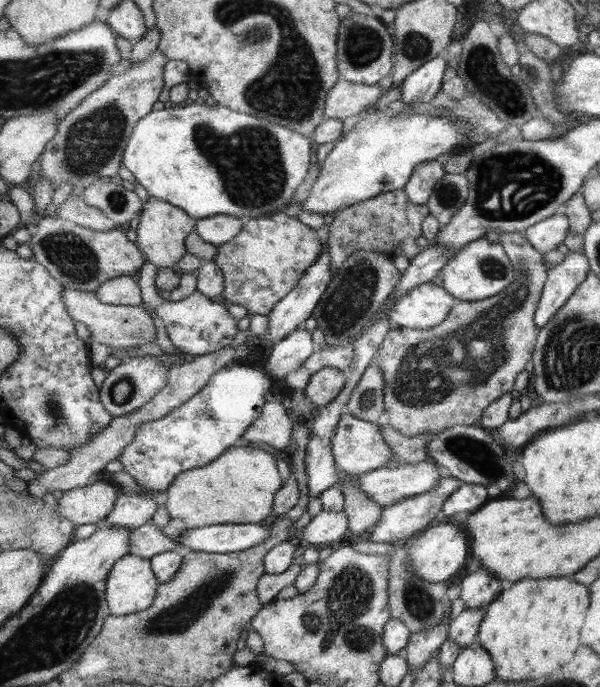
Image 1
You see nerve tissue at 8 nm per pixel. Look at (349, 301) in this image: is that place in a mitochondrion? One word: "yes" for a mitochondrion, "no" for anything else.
yes

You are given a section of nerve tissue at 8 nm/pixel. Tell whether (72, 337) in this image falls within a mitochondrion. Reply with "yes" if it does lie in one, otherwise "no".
no

